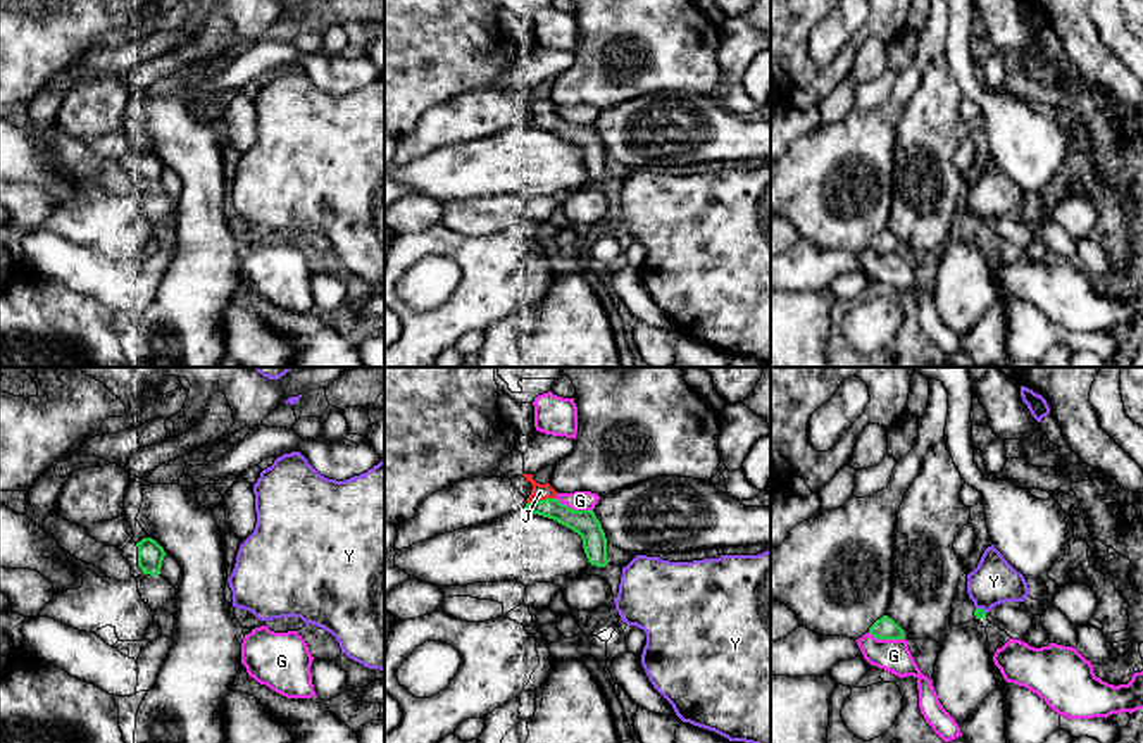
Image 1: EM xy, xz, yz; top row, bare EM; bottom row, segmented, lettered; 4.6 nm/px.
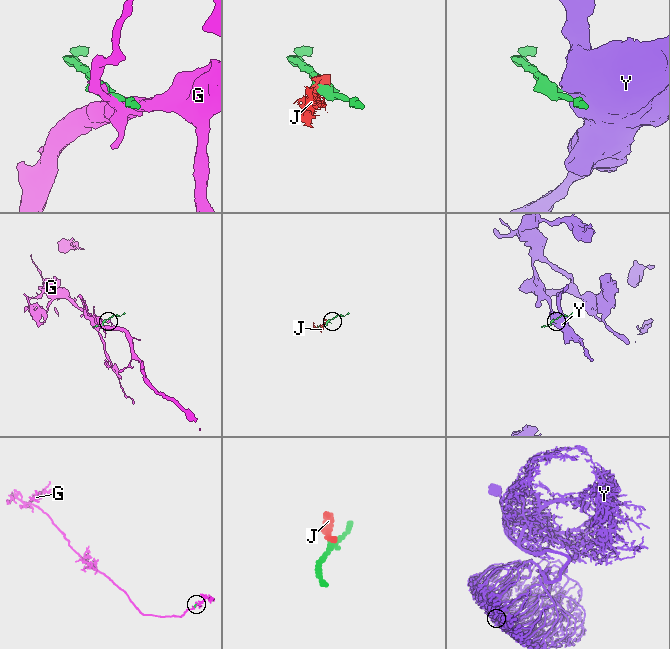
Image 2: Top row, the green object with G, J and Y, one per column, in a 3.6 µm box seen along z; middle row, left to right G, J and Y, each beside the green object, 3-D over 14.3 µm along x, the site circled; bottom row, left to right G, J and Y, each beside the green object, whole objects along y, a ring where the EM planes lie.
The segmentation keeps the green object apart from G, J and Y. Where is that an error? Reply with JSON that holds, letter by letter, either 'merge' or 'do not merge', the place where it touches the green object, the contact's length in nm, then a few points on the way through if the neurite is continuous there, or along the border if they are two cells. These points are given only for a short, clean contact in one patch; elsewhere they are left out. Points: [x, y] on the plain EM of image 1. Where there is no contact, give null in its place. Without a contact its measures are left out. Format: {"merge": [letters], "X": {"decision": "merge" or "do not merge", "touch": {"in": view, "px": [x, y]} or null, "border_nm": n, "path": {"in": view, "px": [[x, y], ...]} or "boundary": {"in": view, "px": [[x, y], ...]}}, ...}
{"merge": ["J"], "G": {"decision": "do not merge", "touch": {"in": "xz", "px": [573, 123]}, "border_nm": 190}, "J": {"decision": "merge", "touch": {"in": "xz", "px": [540, 114]}, "border_nm": 130}, "Y": {"decision": "do not merge", "touch": {"in": "yz", "px": [981, 223]}, "border_nm": 60, "boundary": {"in": "yz", "px": [[976, 221], [986, 226]]}}}

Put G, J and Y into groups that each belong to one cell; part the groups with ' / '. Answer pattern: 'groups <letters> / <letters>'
groups G / J / Y

